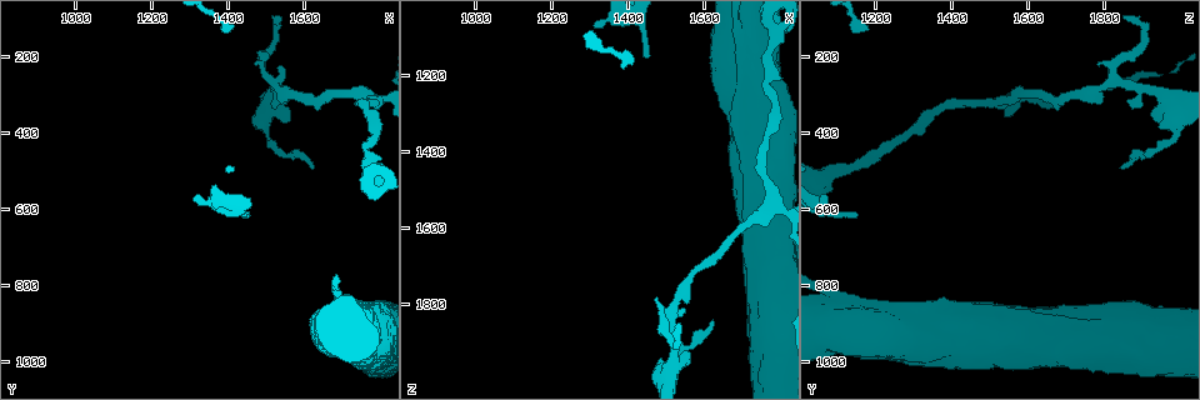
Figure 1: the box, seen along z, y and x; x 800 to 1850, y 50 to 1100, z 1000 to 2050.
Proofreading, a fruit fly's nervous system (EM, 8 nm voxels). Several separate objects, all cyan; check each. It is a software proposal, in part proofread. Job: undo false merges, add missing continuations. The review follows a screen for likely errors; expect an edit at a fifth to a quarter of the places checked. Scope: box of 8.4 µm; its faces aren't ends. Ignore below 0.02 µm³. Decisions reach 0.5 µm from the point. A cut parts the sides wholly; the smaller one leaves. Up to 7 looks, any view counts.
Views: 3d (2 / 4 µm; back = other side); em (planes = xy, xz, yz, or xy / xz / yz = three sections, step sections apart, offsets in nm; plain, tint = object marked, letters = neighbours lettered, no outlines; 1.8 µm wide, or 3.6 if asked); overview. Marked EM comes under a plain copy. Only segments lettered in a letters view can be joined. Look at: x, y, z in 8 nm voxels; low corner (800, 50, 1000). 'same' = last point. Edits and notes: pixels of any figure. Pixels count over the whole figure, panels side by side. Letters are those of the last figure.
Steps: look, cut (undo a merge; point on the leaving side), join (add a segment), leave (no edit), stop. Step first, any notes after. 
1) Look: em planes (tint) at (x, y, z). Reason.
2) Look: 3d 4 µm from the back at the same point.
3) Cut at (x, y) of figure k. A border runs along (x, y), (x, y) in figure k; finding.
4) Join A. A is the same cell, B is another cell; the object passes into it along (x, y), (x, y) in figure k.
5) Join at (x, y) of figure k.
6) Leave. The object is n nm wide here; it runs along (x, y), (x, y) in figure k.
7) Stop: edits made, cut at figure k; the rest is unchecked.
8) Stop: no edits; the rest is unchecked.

Look: em planes (letters) at (1515, 265, 1825). Three-way junction.

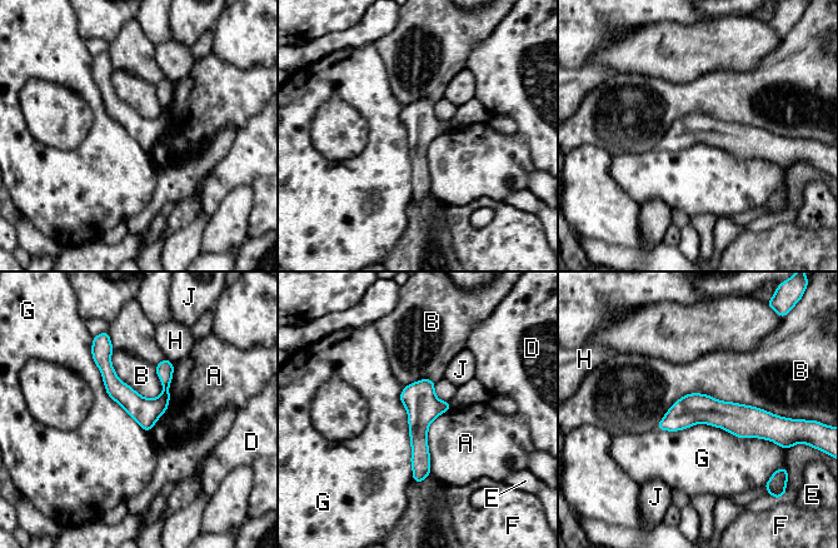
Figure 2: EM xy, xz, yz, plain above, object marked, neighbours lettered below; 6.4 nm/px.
Leave. The longest contact is with B, 850 nm; A, B, D, E, F, G, H and J are other cells; a border runs along (656, 428), (707, 423), (778, 446) in figure 2; one cell here.

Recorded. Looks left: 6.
Look: em xy step 8 (letters) at (1625, 495, 1855). Thin end.

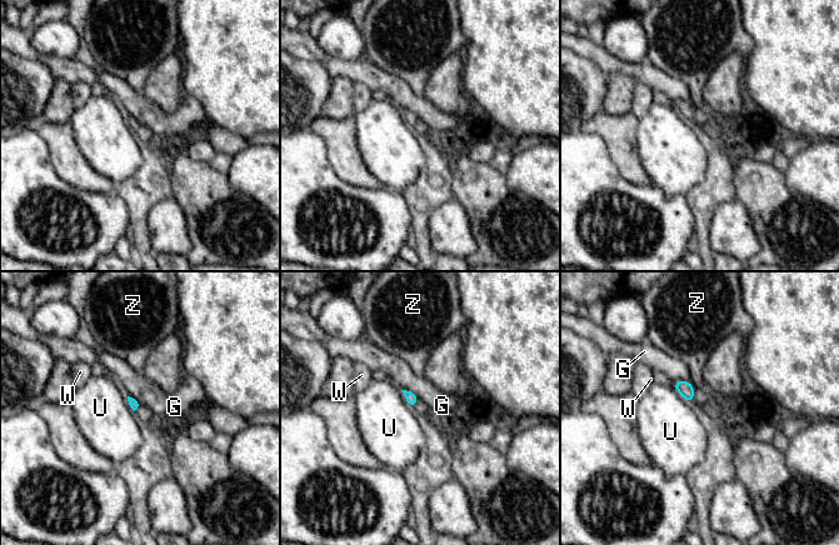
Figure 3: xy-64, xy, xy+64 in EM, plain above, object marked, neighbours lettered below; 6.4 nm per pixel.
Leave. The longest contact is with U, 180 nm; G, U, W and Z are other cells; a border runs along (693, 385), (693, 399), (690, 401) in figure 3; none of them fits.

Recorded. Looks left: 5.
Look: 3d 4 µm at (1710, 865, 1475). Closes a loop.

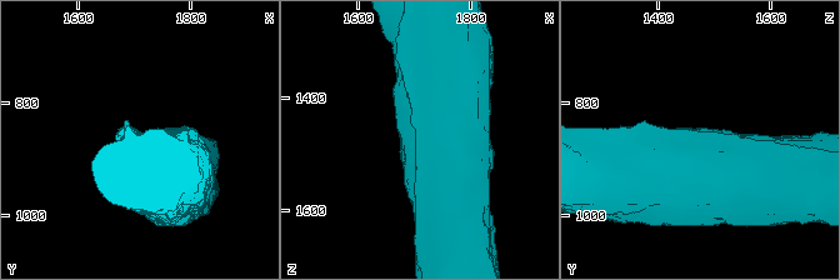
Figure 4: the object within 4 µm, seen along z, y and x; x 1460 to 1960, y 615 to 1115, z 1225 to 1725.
Look: em xy step 16 (tint) at (1715, 870, 1470).

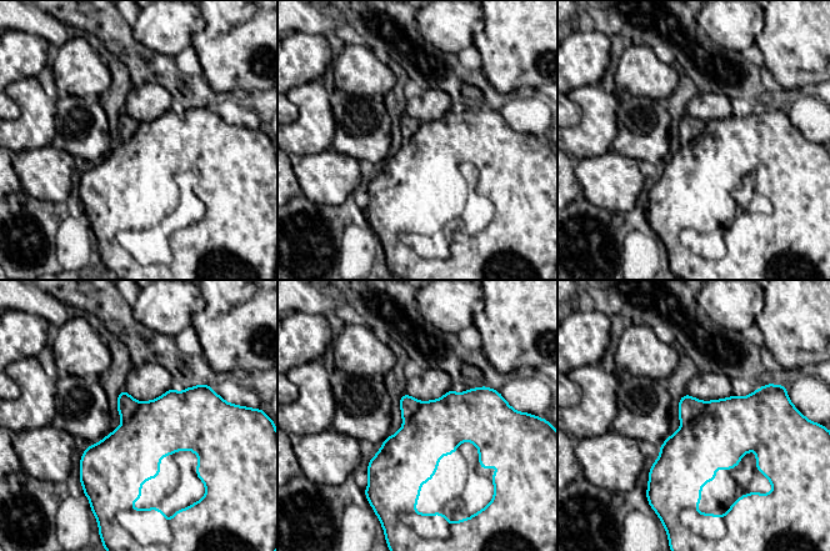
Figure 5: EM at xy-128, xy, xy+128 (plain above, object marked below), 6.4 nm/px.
Look: em xy step 16 (letters) at the same point. What lies round it.

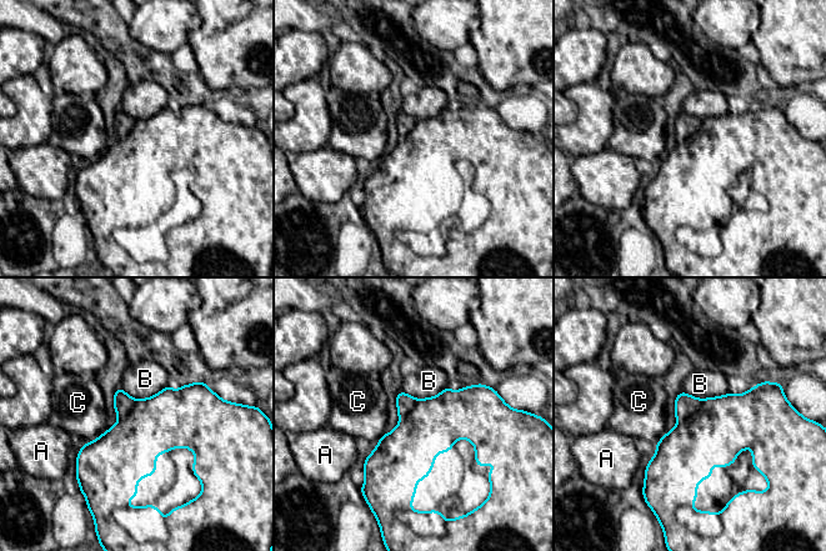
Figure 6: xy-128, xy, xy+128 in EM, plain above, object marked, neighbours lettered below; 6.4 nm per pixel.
Cut at (685, 405) of figure 6. The longest contact is with B, 320 nm; A, B and C are other cells; a border runs along (702, 400), (691, 414), (677, 424) in figure 6; a second cell is stuck on.

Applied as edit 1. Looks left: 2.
Stop: edits made, cut at figure 6; the rest is unchecked.

